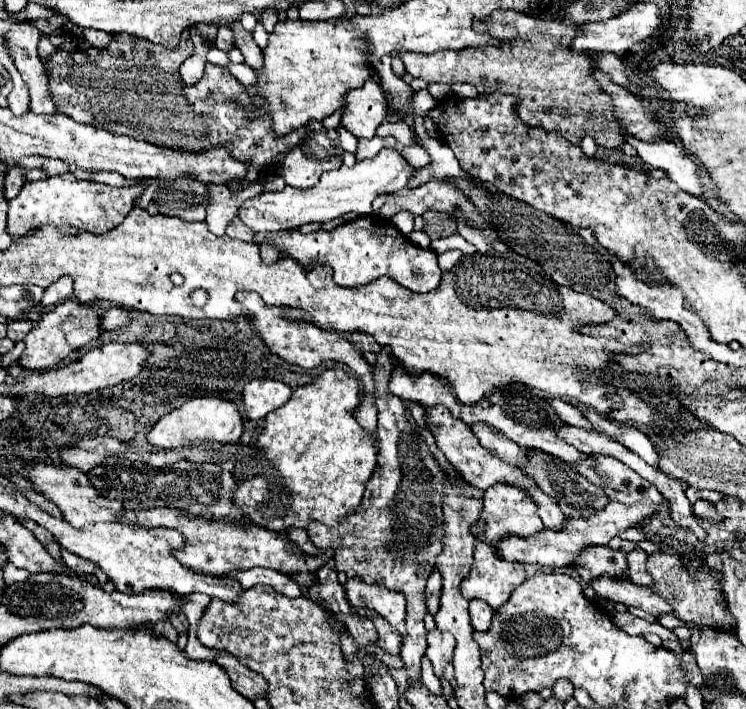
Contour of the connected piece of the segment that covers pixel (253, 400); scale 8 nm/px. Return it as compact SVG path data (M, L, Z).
M253 379L243 391L243 409L249 419L263 419L291 399L291 389L275 379Z

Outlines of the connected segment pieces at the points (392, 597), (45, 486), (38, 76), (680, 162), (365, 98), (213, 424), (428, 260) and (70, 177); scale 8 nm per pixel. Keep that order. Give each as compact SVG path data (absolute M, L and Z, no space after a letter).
M349 579L345 585L353 607L367 607L383 615L399 633L405 633L405 597L385 585L367 585L361 579Z
M27 463L25 465L25 477L31 483L33 491L43 495L47 501L55 503L57 509L61 511L63 519L69 521L73 527L83 527L87 523L111 523L111 521L115 521L115 515L119 515L121 503L99 497L97 491L93 489L89 477L75 467Z
M17 23L5 35L5 47L13 59L15 69L21 73L29 87L31 95L31 111L55 115L55 103L51 103L49 95L49 79L43 75L43 63L37 55L37 41L41 31L31 23Z
M625 135L625 141L637 149L637 155L651 167L661 169L667 173L667 177L677 183L683 191L691 193L691 195L701 195L703 193L703 185L701 185L701 177L699 177L699 169L695 165L695 161L685 155L683 151L679 151L679 147L671 141L641 141L633 135Z
M375 79L359 89L353 89L345 95L345 105L341 111L341 127L345 127L355 137L371 139L377 127L387 117L387 99L381 85Z
M197 397L181 405L179 409L161 417L155 427L147 433L147 439L157 449L173 449L179 445L199 445L207 441L217 443L237 443L243 433L243 417L233 401L221 397Z
M365 215L365 217L359 217L355 221L349 221L349 223L343 223L331 231L313 231L313 233L307 233L303 235L301 231L277 231L277 233L255 233L253 235L253 241L257 245L275 245L279 249L281 255L289 255L293 259L297 259L299 263L303 263L305 267L313 265L313 263L327 263L333 267L335 275L335 283L339 283L341 287L361 287L361 285L367 285L375 279L379 279L381 275L389 275L393 281L397 281L399 285L415 291L415 293L427 293L431 289L435 289L441 281L441 269L437 265L437 253L431 251L431 249L423 249L423 247L417 247L413 245L405 235L399 235L399 229L389 221L389 219L383 219L381 215Z
M73 173L47 177L41 181L29 181L23 185L19 197L9 203L7 233L11 237L21 237L27 231L43 225L71 225L77 231L107 233L125 221L146 187L145 183L137 183L133 187L111 187L95 181L81 181Z

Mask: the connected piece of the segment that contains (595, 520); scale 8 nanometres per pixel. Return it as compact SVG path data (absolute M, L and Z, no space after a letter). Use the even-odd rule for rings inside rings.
M607 503L605 509L595 511L589 517L581 517L581 519L569 519L569 523L565 523L559 529L543 529L535 535L529 537L517 537L517 535L505 535L499 543L495 543L495 551L501 559L505 561L517 561L517 563L537 563L537 565L549 565L555 569L563 569L563 567L571 567L571 563L577 559L579 551L583 551L583 547L589 545L607 545L611 541L611 537L615 537L619 531L625 531L629 527L635 527L637 523L641 523L643 519L651 517L657 511L659 505L651 507L647 503L637 503L637 505L623 505L623 503Z

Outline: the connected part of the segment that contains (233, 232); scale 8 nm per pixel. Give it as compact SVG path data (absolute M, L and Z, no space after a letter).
M237 217L227 225L227 235L229 237L237 237L237 239L243 239L243 241L251 241L251 233L255 233L255 231L251 231L245 223L239 223Z

